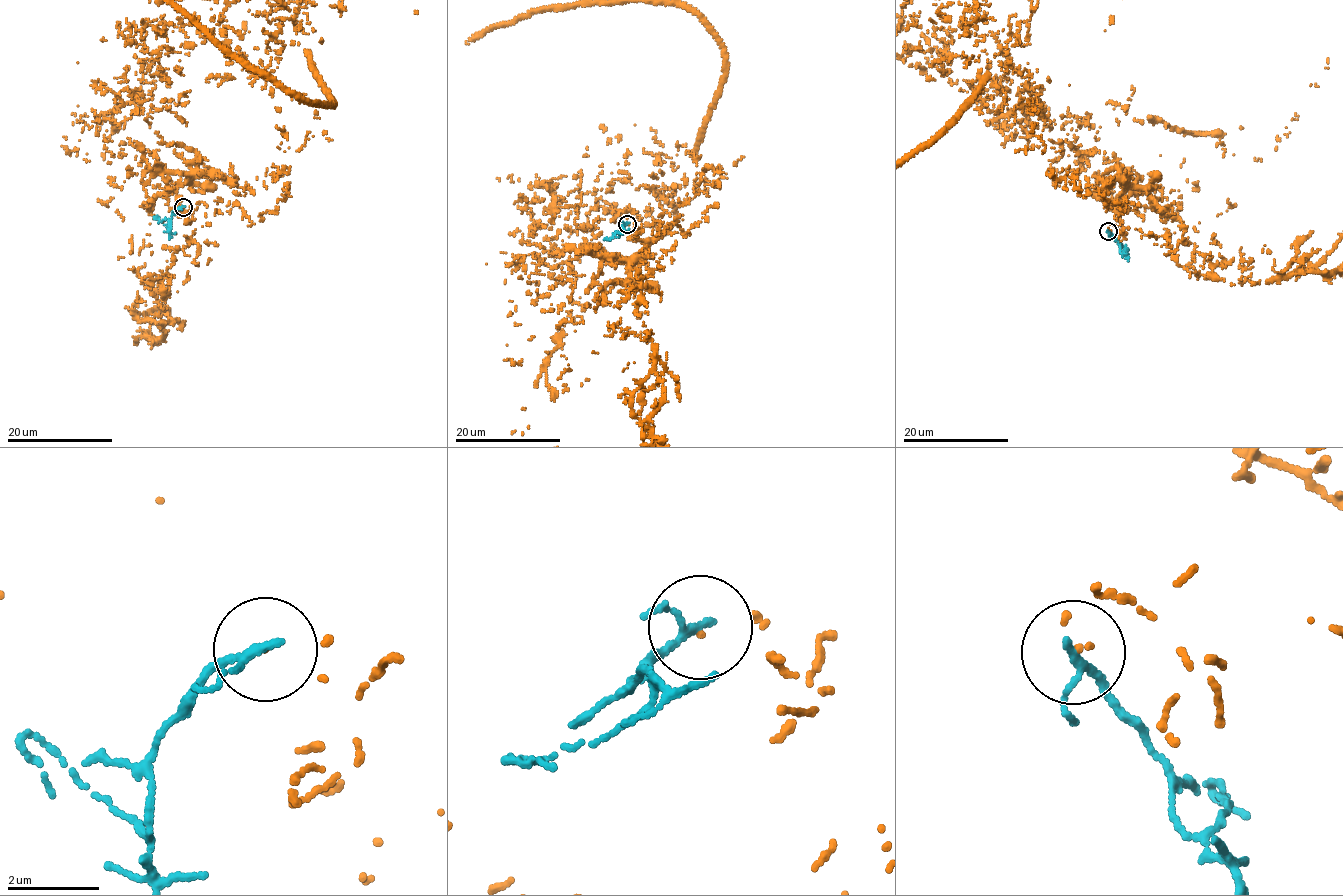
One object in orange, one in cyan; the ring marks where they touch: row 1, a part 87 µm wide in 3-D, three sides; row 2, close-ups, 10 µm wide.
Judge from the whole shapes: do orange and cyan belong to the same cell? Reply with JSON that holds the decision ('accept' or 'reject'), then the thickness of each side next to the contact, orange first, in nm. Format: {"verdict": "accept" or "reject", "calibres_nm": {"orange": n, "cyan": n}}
{"verdict": "reject", "calibres_nm": {"orange": 50, "cyan": 150}}

